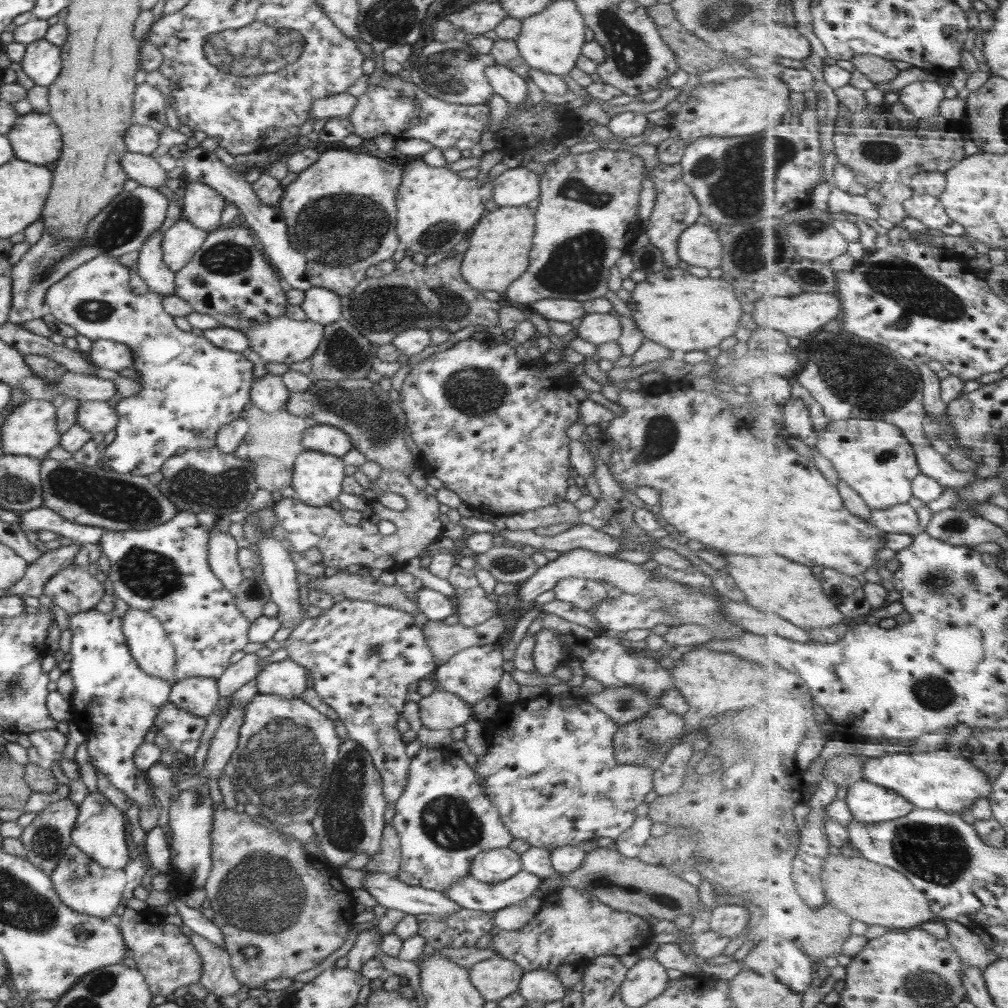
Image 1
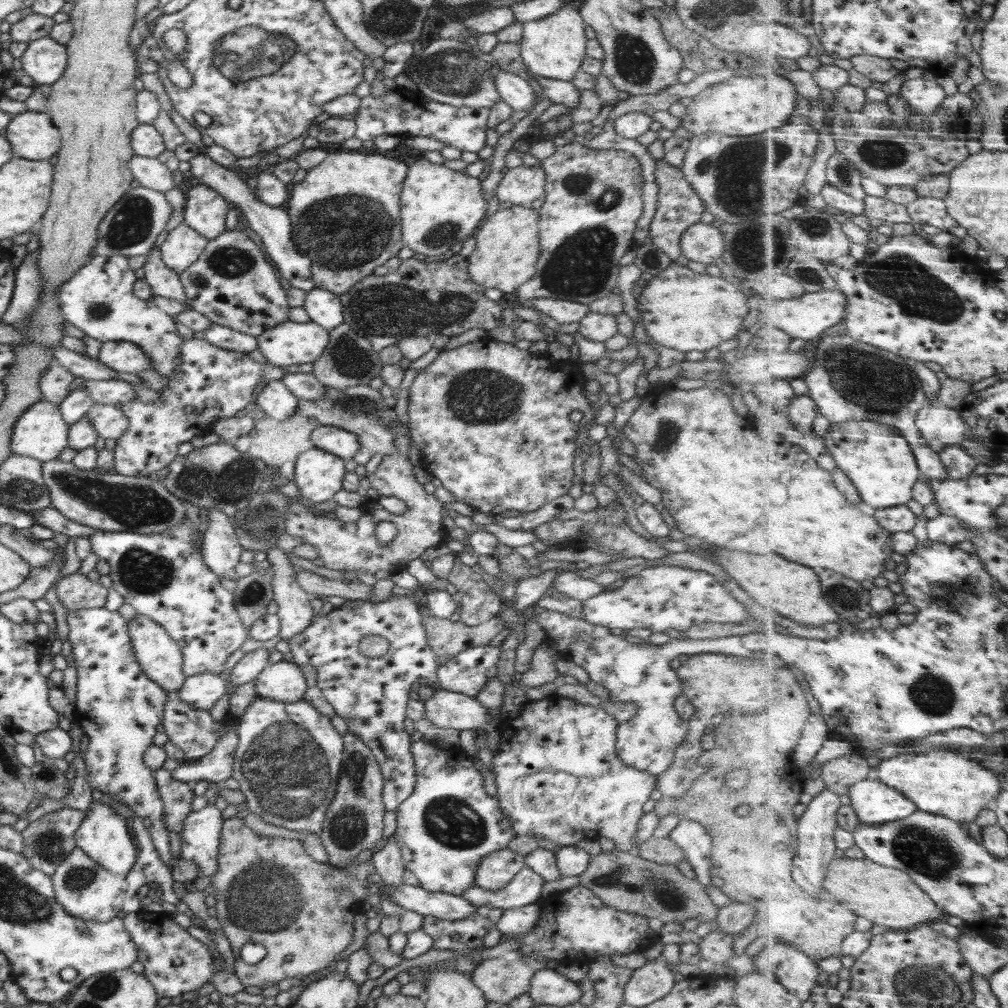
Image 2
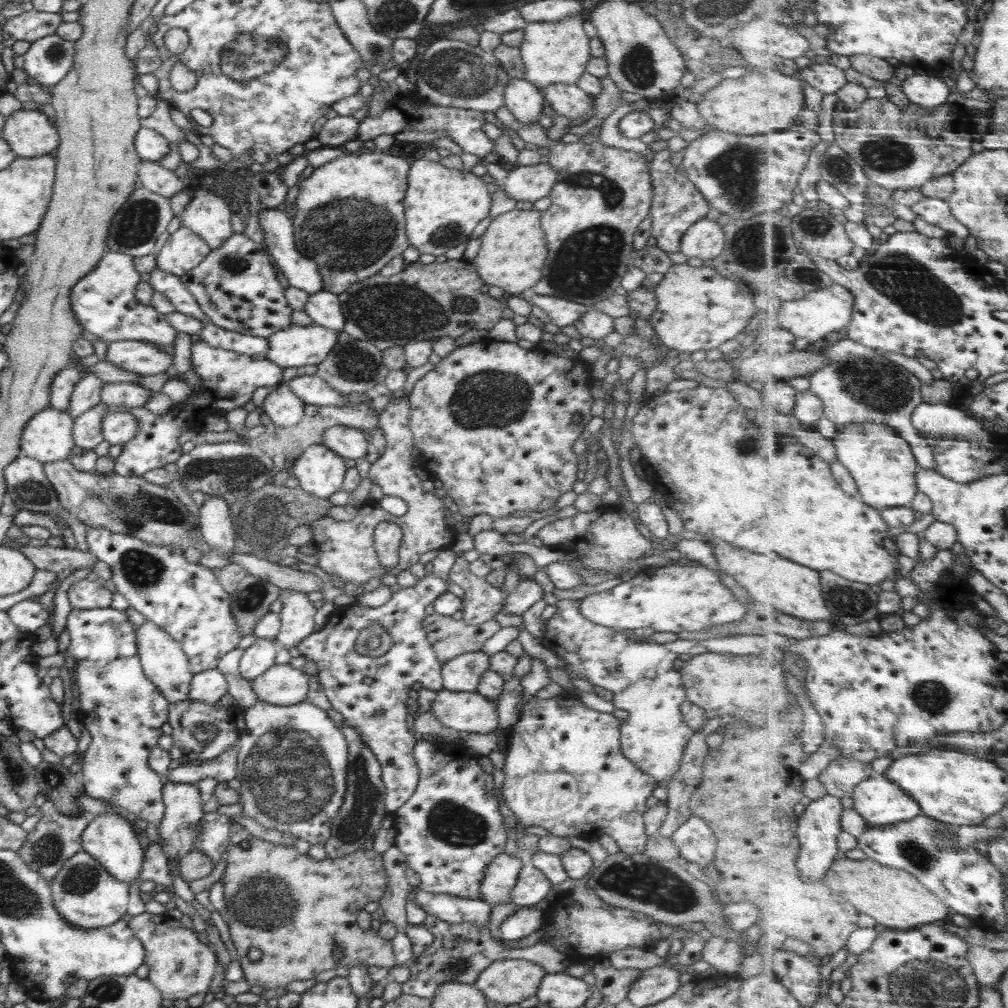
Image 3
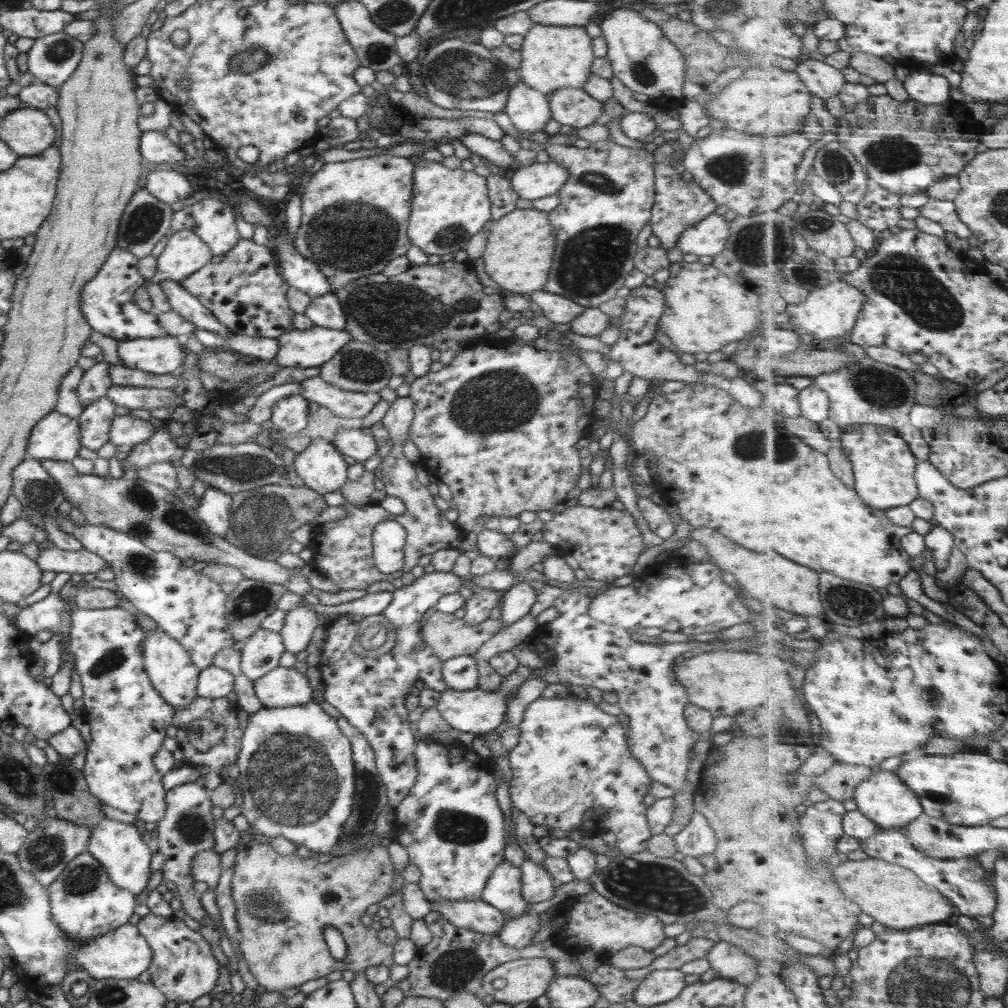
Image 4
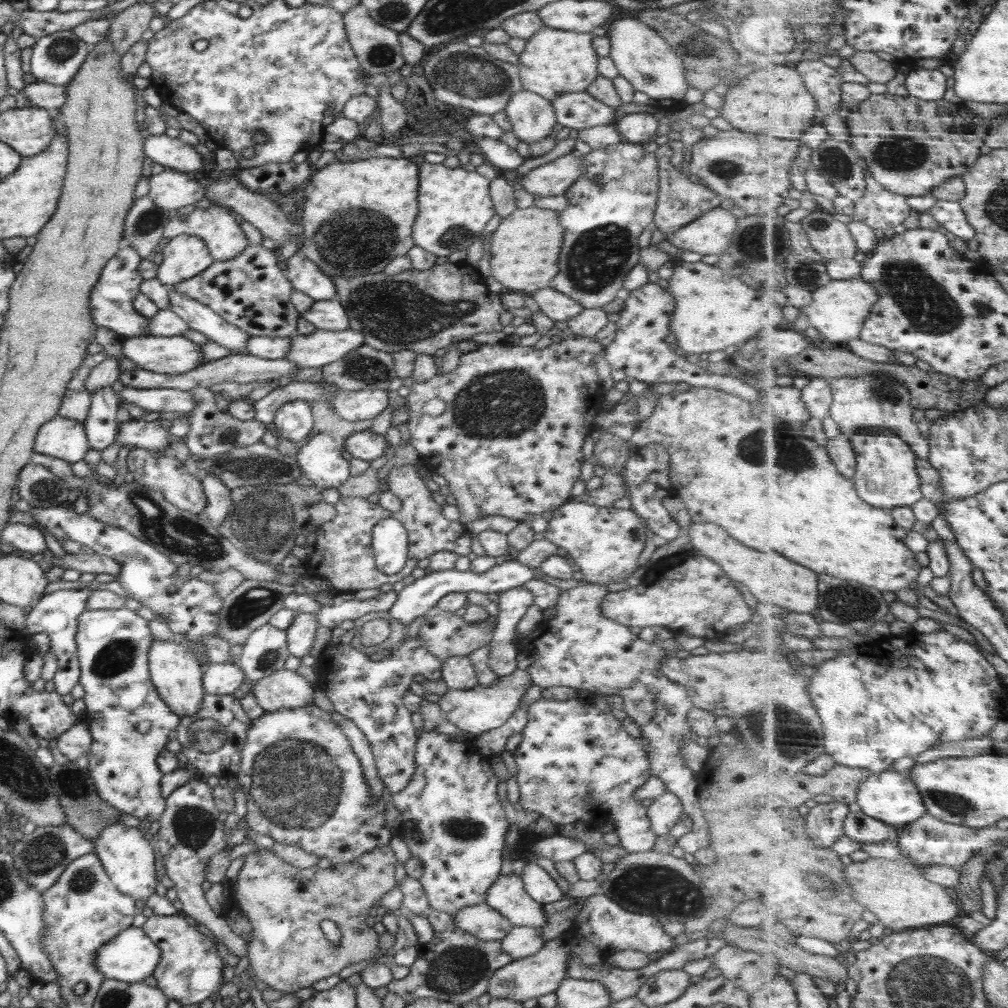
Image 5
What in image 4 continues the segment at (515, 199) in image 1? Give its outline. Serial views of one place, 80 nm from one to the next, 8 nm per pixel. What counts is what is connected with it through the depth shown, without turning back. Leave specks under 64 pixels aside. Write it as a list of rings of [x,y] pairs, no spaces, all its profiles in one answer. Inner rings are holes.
[[[552,160],[545,164],[522,165],[510,178],[512,189],[519,199],[534,201],[558,194],[561,186],[566,184],[568,171]]]

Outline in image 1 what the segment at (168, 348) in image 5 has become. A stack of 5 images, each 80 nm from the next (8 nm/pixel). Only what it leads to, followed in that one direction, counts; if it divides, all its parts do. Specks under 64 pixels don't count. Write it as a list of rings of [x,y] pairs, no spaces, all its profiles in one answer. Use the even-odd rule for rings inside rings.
[[[106,339],[93,340],[92,348],[86,356],[92,364],[117,372],[124,368],[133,368],[135,363],[129,346]]]

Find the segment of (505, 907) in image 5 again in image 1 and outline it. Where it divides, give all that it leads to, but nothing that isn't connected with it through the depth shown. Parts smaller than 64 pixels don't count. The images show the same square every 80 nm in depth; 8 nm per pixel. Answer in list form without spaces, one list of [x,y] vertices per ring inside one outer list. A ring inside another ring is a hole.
[[[509,847],[497,848],[478,853],[471,862],[470,875],[486,884],[498,884],[522,869],[519,854]]]

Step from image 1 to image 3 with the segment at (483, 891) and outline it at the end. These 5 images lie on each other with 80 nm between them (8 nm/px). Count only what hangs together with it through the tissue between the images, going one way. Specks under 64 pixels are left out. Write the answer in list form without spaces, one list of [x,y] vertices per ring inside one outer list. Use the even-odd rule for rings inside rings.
[[[533,864],[523,865],[511,892],[511,902],[516,906],[531,906],[544,900],[553,884]]]

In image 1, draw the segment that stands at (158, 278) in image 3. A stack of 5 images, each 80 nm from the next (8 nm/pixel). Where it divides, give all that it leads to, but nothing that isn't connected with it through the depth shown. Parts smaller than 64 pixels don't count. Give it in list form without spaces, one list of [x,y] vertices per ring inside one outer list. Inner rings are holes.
[[[160,231],[154,232],[148,238],[148,242],[144,242],[144,246],[140,247],[136,274],[146,282],[150,292],[156,292],[162,296],[174,296],[175,272],[164,264],[162,240]]]

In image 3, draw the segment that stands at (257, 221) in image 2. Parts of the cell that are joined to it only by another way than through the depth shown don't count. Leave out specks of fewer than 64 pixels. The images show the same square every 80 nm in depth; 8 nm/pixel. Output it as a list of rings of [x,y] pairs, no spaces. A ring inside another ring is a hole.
[[[261,209],[258,212],[258,222],[264,229],[262,244],[267,248],[271,260],[282,274],[288,279],[290,286],[304,290],[309,296],[322,291],[322,276],[318,272],[318,265],[312,259],[302,256],[294,243],[293,220],[284,210]]]

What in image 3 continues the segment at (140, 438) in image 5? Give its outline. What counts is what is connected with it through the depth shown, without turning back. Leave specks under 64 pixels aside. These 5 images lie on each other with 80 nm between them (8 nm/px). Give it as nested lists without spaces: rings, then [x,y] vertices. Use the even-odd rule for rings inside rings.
[[[110,408],[103,414],[101,427],[104,441],[110,445],[124,445],[138,436],[139,424],[129,411],[120,412]]]

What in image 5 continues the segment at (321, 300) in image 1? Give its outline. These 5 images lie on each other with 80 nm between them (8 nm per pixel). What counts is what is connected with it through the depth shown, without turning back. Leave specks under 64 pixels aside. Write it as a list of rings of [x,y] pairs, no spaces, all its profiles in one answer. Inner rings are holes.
[[[335,298],[334,300],[315,301],[309,310],[299,314],[310,324],[314,324],[316,329],[341,331],[350,326],[350,319],[342,304]]]

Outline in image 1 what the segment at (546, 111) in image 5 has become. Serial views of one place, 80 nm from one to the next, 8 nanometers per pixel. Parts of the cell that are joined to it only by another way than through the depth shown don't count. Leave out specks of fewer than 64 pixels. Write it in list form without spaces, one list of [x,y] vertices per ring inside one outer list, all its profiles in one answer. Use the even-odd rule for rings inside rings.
[[[494,63],[485,70],[494,93],[499,94],[505,103],[520,104],[528,98],[526,81],[513,70]]]

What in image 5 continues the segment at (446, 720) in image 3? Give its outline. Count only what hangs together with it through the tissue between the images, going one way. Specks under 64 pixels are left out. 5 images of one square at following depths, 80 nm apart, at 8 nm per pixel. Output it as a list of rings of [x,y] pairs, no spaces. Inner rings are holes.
[[[517,669],[513,674],[499,677],[490,686],[479,685],[469,690],[450,689],[439,698],[438,704],[448,721],[461,730],[469,732],[473,737],[504,726],[506,720],[520,708],[522,698],[530,690],[530,686],[532,686],[531,677],[525,671]]]

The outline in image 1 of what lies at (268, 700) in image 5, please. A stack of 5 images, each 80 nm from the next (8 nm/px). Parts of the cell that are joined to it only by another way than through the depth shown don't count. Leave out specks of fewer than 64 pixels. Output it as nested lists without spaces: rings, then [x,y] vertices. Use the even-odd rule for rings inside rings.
[[[292,660],[272,662],[256,676],[258,693],[292,700],[306,691],[307,670]]]

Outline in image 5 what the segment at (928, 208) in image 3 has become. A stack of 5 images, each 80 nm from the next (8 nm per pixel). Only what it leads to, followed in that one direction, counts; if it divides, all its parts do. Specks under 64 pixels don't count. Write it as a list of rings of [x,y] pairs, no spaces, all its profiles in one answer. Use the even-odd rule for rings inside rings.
[[[940,200],[938,206],[930,209],[929,213],[939,225],[956,235],[956,237],[967,242],[977,239],[978,230],[970,223],[970,218],[960,201]]]

